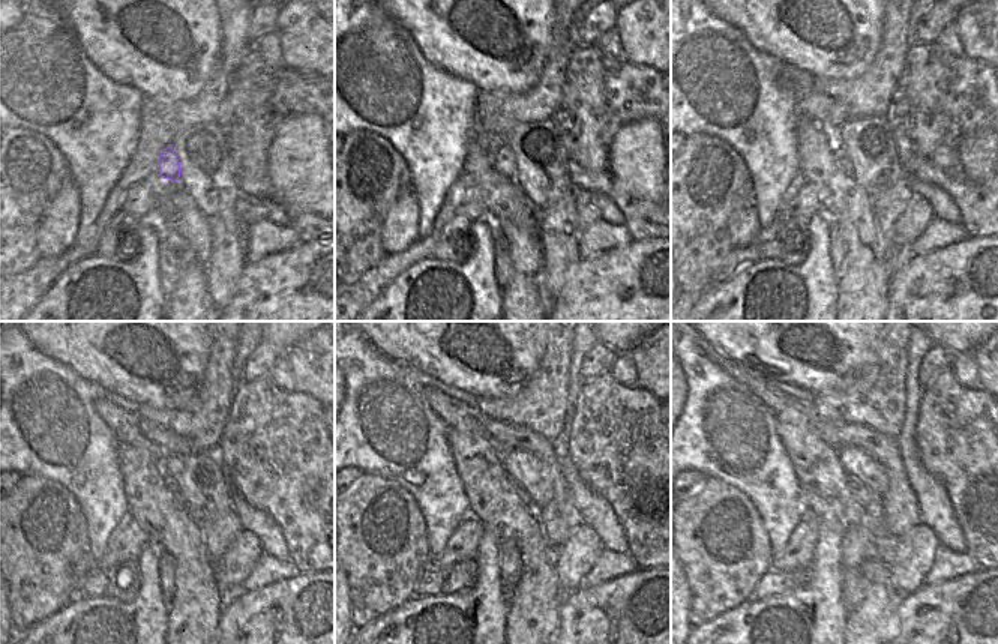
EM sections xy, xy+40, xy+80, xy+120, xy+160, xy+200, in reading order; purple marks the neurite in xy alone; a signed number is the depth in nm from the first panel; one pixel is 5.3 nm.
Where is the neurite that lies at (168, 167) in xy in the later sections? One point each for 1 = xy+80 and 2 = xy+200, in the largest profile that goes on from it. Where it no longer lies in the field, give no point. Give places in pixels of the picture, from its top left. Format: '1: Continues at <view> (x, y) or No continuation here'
1: Continues at xy+80 (841, 156)
2: Continues at xy+200 (871, 502)

